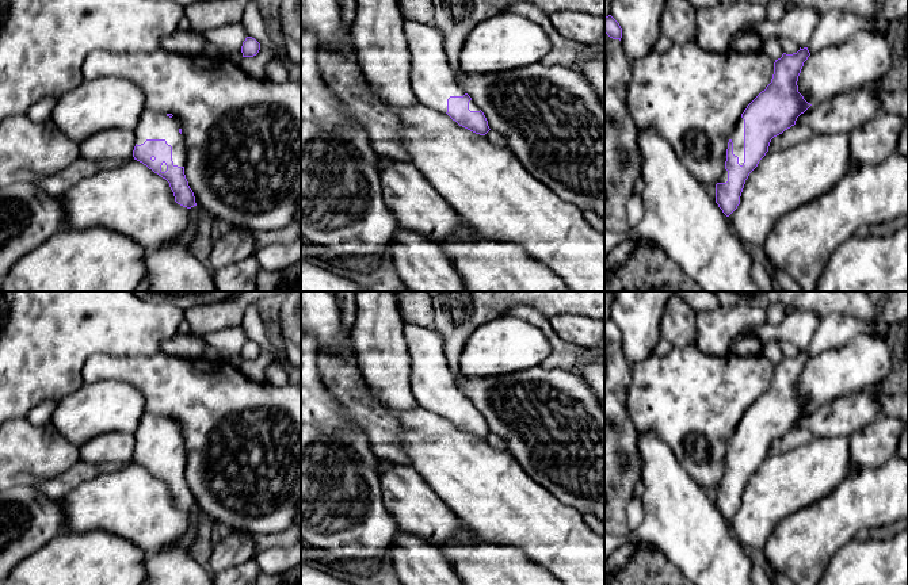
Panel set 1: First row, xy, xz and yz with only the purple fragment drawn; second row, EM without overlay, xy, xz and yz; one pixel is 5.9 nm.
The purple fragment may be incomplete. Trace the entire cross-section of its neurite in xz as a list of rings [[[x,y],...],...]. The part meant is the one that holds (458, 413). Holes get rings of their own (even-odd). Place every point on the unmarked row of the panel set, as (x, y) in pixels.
[[[405,324],[404,340],[411,356],[412,390],[419,405],[447,417],[459,429],[485,439],[491,433],[488,424],[457,386],[442,337],[432,328]]]

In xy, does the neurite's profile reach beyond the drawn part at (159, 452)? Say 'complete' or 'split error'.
split error

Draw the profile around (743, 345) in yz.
[[[751,334],[733,339],[730,352],[739,356],[760,355],[762,341]]]

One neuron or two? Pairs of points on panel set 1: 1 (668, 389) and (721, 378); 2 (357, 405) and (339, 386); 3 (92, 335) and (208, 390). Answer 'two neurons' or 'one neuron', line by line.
1: one neuron
2: one neuron
3: two neurons

